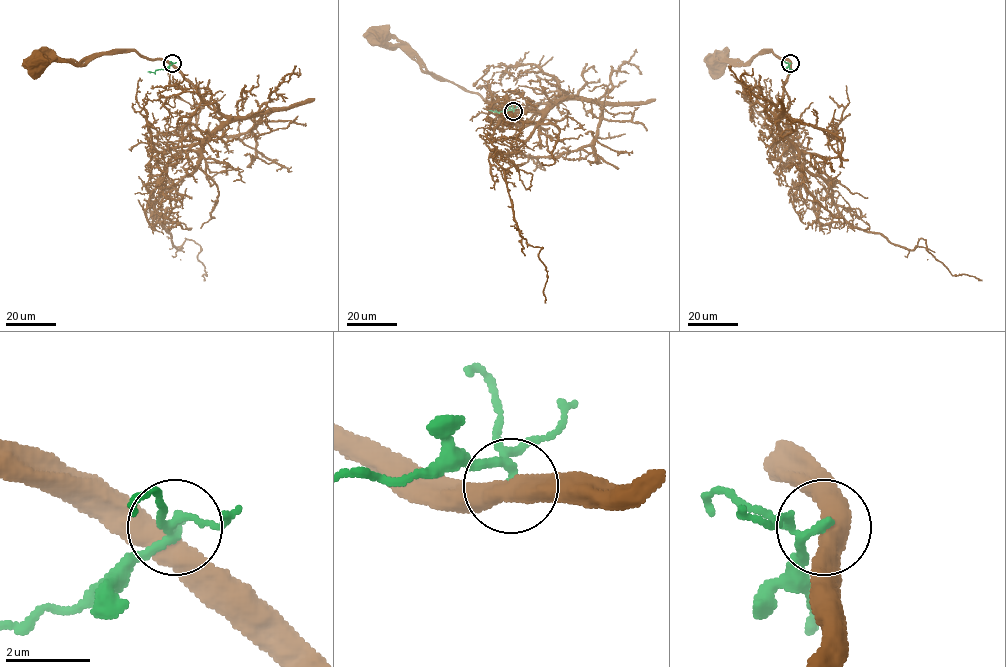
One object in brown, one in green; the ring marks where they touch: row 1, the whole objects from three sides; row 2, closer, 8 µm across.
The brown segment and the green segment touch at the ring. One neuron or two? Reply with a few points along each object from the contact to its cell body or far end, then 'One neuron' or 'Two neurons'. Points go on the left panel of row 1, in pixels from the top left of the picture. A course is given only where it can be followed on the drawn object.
Course of brown: (172, 63), (147, 59), (134, 51), (99, 52), (79, 63), (59, 58), (38, 61). Course of green: (172, 63), (154, 72), (147, 72). Two neurons

